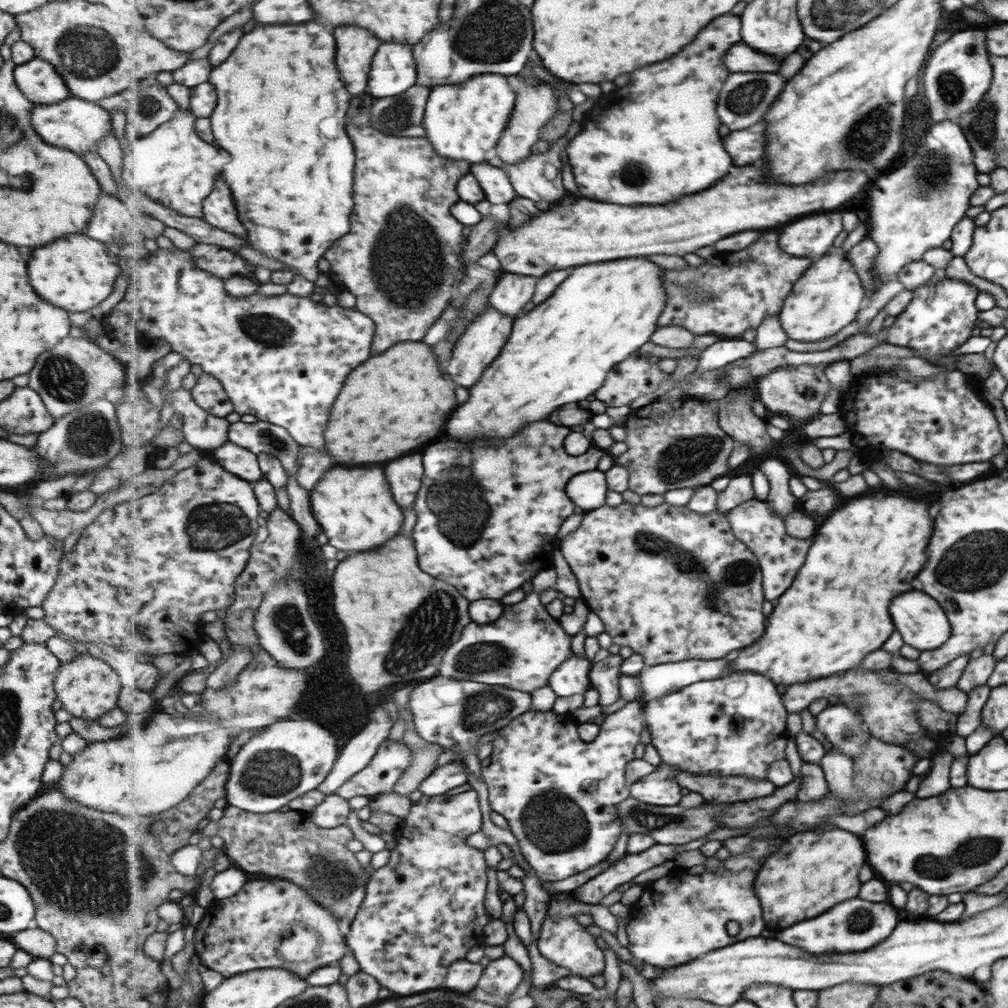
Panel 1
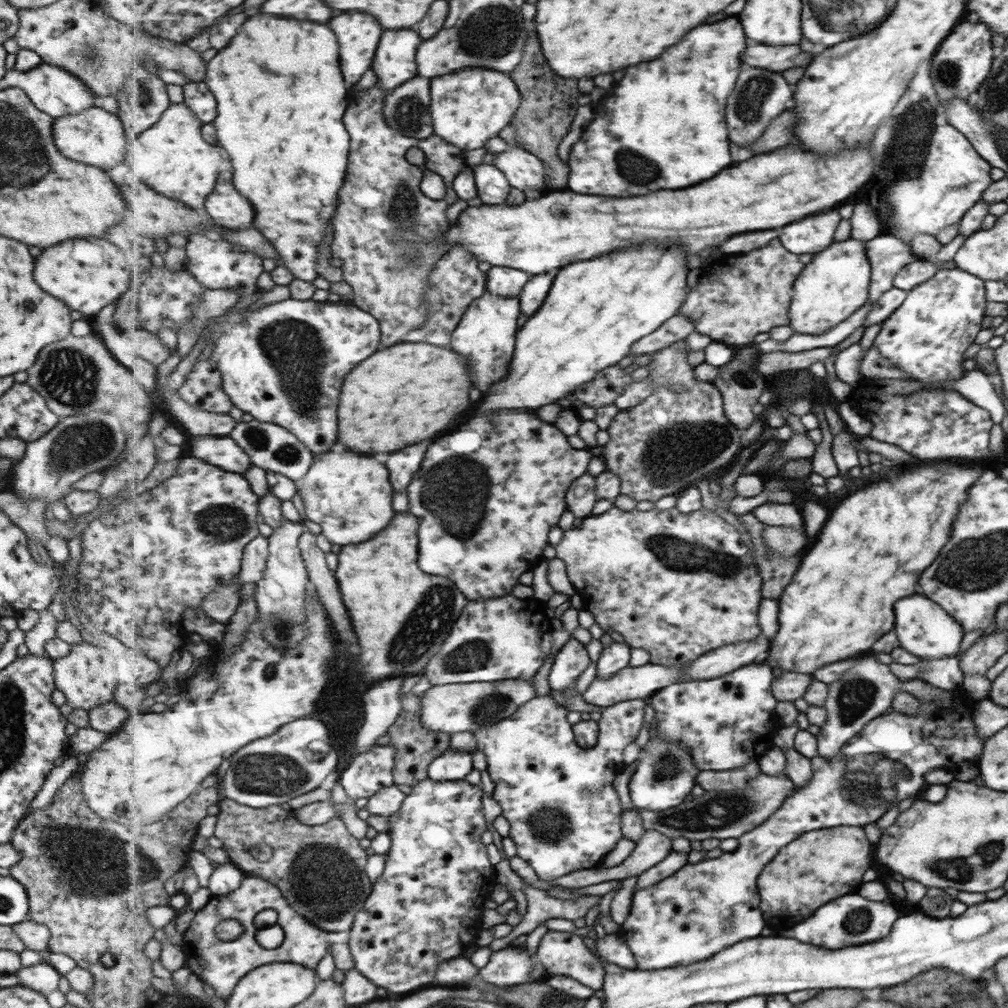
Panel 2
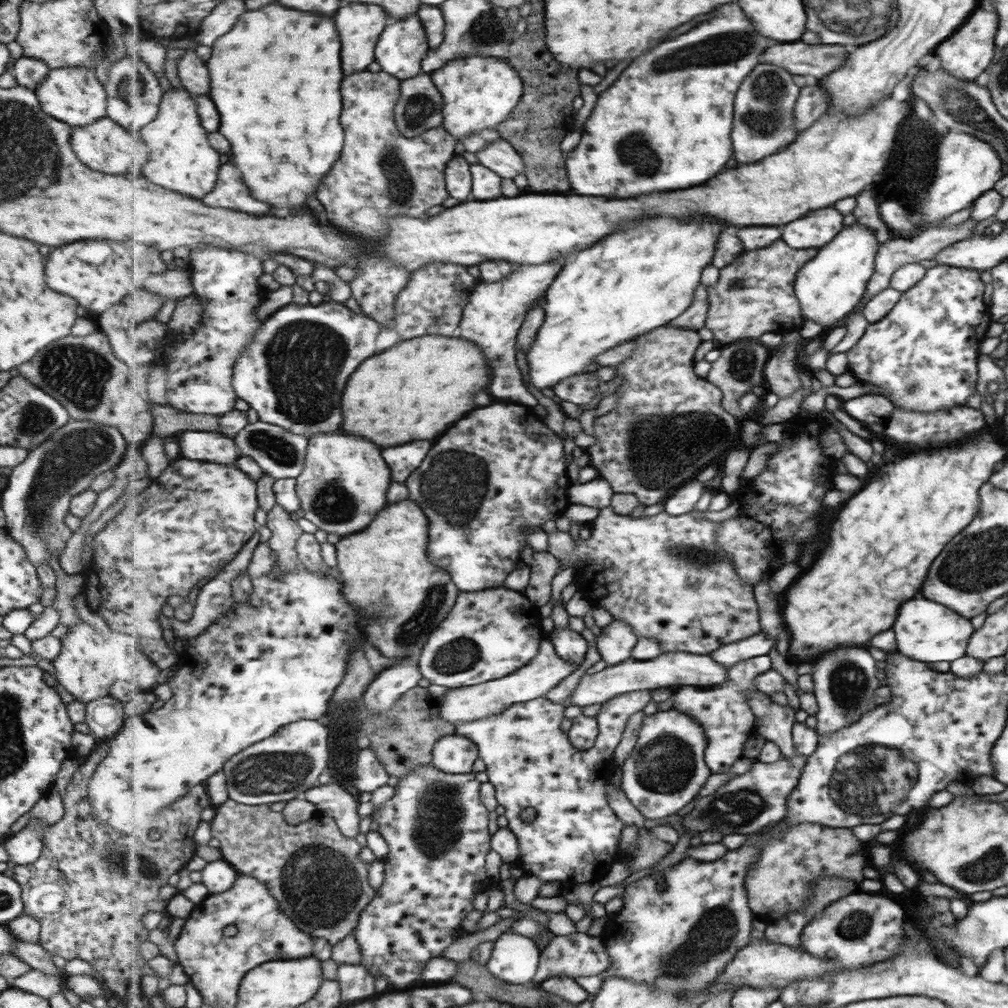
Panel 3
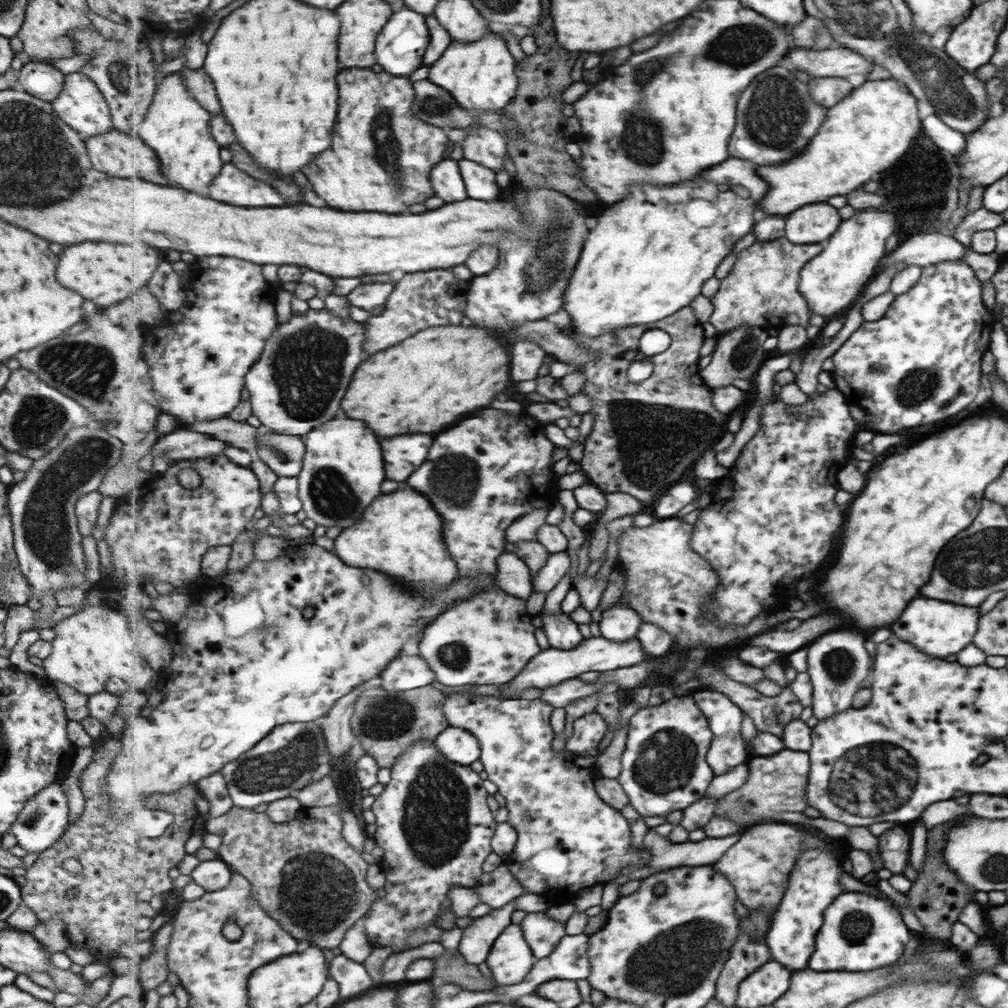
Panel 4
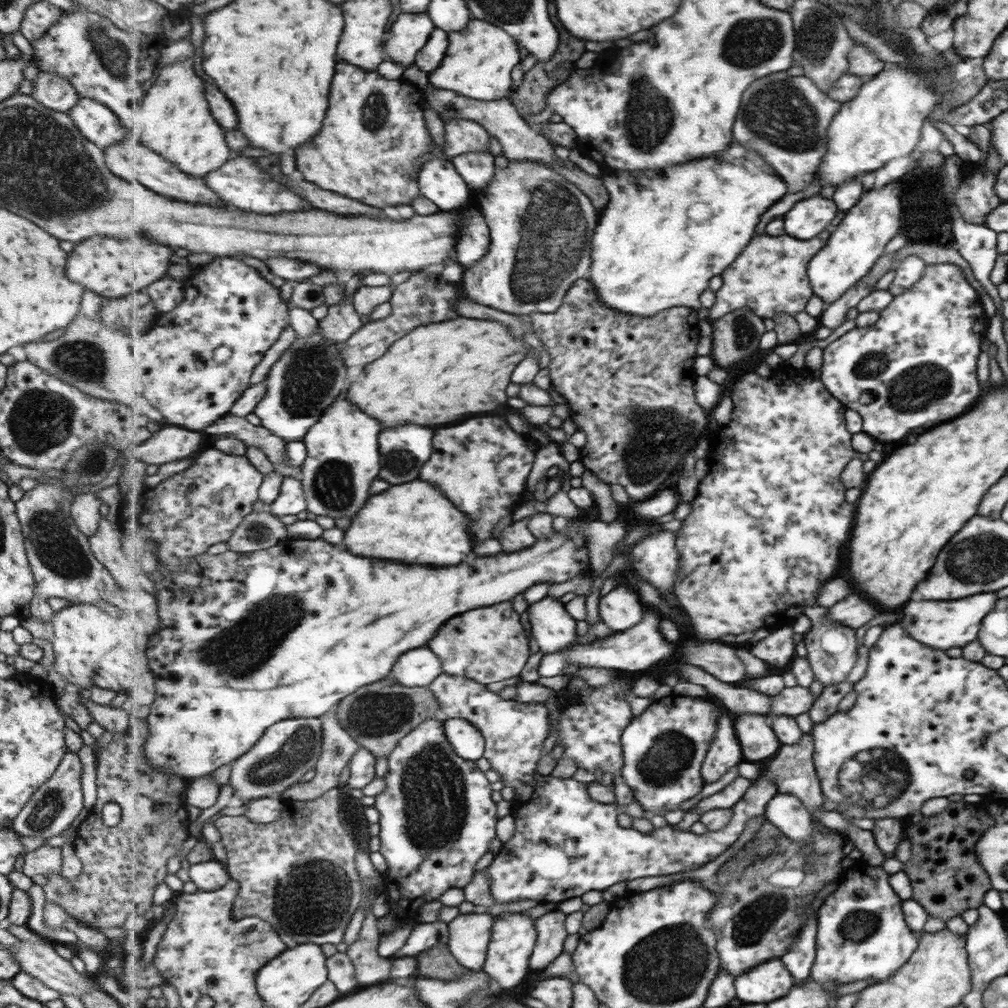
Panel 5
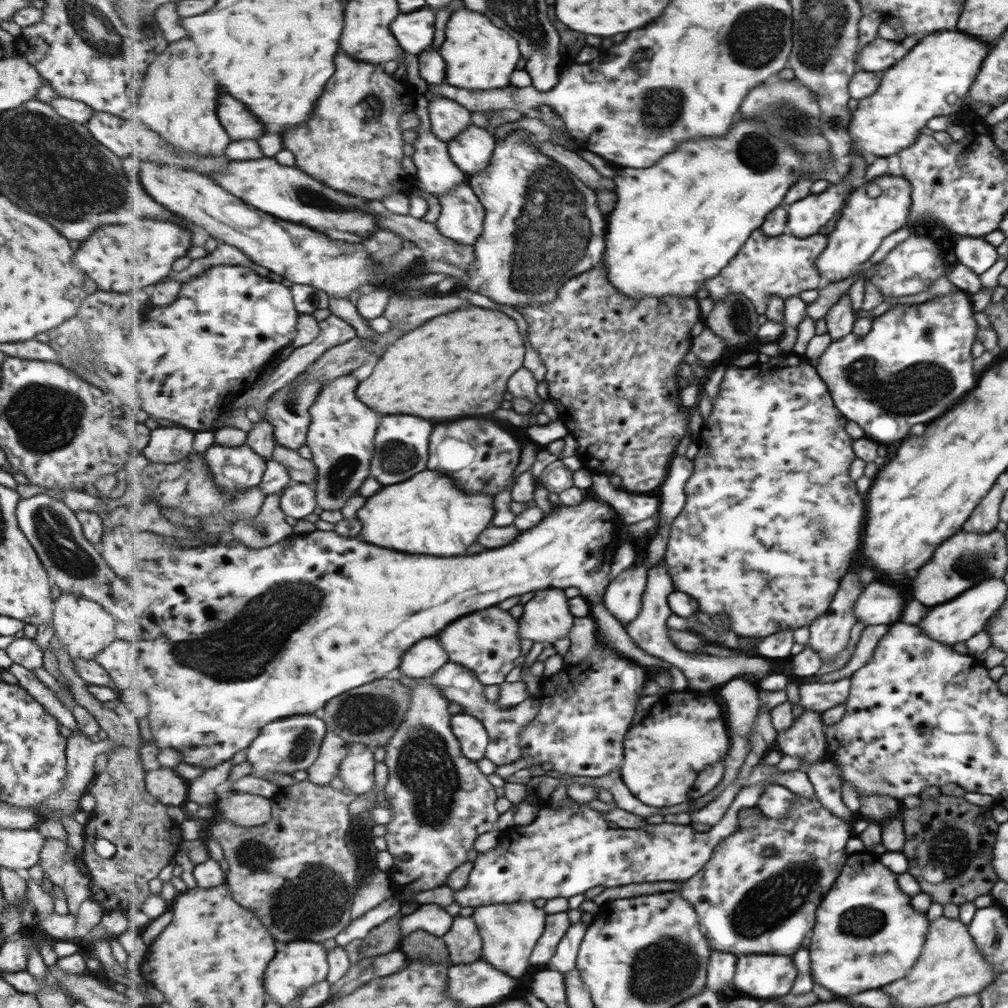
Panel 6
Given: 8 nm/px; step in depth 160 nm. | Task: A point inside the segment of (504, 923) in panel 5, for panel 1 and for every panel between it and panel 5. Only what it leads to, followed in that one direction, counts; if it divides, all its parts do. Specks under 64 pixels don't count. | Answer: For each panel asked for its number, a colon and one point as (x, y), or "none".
1: (502, 976)
2: (512, 966)
3: (516, 959)
4: (511, 959)

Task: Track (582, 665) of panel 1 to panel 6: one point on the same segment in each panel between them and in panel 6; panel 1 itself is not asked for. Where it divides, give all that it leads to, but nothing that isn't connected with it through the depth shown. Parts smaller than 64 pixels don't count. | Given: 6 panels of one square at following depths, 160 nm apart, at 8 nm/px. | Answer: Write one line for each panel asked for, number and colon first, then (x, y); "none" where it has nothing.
2: (572, 658)
3: (569, 644)
4: (562, 633)
5: (553, 628)
6: (547, 618)

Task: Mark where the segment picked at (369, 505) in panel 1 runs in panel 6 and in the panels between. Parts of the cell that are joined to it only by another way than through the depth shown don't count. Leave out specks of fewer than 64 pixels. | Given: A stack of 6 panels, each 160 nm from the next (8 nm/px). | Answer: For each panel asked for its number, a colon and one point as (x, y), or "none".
2: (349, 495)
3: (344, 484)
4: (343, 470)
5: (344, 459)
6: (342, 436)

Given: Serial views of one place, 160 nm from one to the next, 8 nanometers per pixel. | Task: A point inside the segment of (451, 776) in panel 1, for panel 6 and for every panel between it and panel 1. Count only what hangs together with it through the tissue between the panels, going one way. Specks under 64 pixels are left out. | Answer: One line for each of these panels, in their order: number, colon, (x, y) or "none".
2: (453, 765)
3: (455, 754)
4: (457, 744)
5: (467, 740)
6: (474, 738)

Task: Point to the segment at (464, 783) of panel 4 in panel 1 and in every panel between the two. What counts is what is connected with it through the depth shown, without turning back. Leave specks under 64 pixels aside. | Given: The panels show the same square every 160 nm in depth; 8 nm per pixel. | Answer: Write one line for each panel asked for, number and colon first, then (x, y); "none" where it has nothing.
1: (424, 909)
2: (424, 909)
3: (437, 828)

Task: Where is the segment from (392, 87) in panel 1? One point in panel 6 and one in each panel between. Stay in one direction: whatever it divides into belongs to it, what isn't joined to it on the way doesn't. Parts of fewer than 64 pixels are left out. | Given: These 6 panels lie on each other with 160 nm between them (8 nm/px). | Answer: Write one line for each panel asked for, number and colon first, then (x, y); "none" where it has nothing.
2: (396, 63)
3: (404, 46)
4: (400, 50)
5: (410, 32)
6: (416, 32)

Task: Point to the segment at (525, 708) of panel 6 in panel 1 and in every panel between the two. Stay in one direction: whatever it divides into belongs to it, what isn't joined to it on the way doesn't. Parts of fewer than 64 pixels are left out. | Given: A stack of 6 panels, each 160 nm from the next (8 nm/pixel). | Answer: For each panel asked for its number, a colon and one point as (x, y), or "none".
1: (560, 796)
2: (565, 815)
3: (531, 762)
4: (567, 834)
5: (566, 841)

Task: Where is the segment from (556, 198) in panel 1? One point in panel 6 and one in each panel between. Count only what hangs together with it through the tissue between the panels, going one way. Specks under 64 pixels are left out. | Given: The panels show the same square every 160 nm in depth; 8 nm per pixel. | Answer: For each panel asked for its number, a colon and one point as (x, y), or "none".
2: (525, 171)
3: (501, 156)
4: (487, 147)
5: (463, 136)
6: (449, 119)

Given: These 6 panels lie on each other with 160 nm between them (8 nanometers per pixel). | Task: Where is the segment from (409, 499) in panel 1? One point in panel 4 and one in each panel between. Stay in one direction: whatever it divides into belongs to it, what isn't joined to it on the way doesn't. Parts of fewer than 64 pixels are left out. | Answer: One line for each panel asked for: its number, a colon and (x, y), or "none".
2: (403, 464)
3: (404, 459)
4: (403, 454)

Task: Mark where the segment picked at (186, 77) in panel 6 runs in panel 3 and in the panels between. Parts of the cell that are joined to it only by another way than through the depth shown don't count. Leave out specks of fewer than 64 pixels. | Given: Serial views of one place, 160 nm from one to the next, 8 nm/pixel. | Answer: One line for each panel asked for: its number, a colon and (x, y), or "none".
3: (182, 158)
4: (177, 126)
5: (175, 121)

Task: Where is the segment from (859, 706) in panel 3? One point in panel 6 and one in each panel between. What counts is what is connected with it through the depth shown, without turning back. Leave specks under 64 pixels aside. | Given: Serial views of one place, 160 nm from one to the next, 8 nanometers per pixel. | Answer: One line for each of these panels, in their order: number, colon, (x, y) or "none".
4: (837, 663)
5: (831, 648)
6: (828, 635)

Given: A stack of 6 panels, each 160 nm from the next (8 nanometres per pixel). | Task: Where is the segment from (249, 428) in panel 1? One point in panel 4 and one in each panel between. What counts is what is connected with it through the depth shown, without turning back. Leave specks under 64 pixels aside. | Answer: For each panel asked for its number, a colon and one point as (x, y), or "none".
2: (276, 449)
3: (281, 453)
4: (284, 453)

